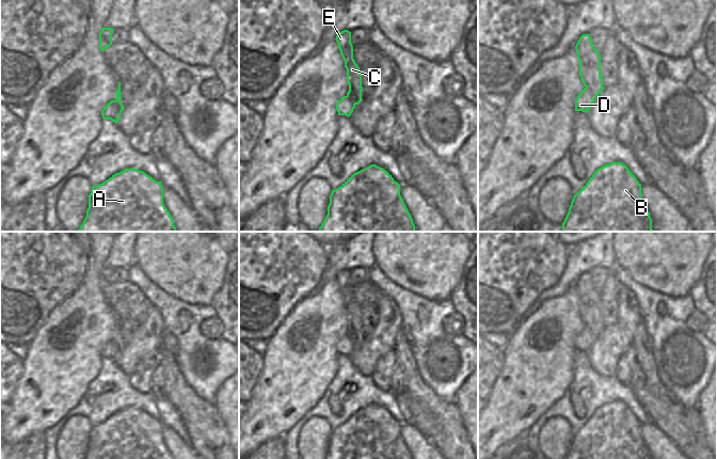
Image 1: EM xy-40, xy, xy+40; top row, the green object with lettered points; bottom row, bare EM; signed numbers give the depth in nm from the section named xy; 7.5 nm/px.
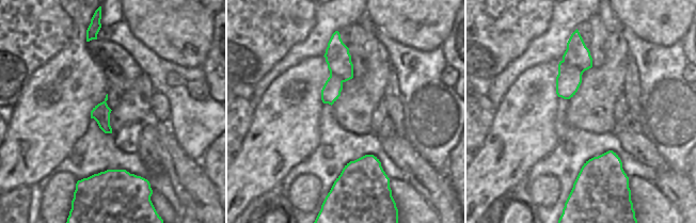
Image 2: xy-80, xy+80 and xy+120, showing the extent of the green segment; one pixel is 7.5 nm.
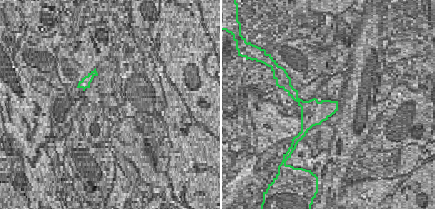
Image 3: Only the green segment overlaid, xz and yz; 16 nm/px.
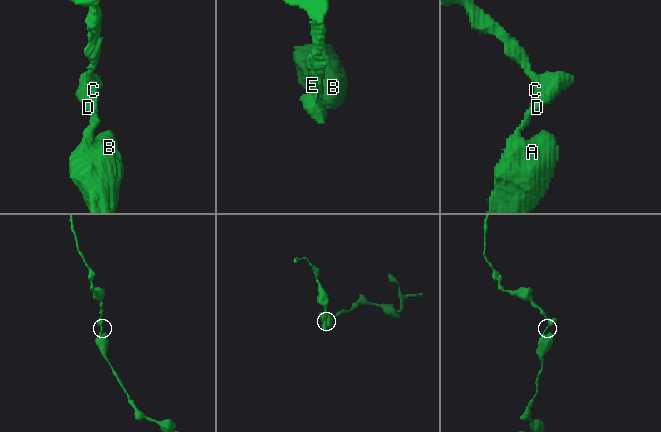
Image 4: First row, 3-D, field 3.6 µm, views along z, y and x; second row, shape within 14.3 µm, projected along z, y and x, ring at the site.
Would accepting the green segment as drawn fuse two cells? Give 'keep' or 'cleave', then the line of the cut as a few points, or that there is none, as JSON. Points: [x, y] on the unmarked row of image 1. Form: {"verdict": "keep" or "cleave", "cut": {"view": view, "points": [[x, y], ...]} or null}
{"verdict": "keep", "cut": null}

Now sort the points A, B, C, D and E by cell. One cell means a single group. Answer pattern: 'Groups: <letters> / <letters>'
Groups: A B C D E

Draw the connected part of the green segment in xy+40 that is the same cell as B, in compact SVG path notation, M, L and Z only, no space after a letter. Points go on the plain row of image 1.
M612 401L598 408L573 436L564 459L652 459L641 437L641 424L628 407Z

